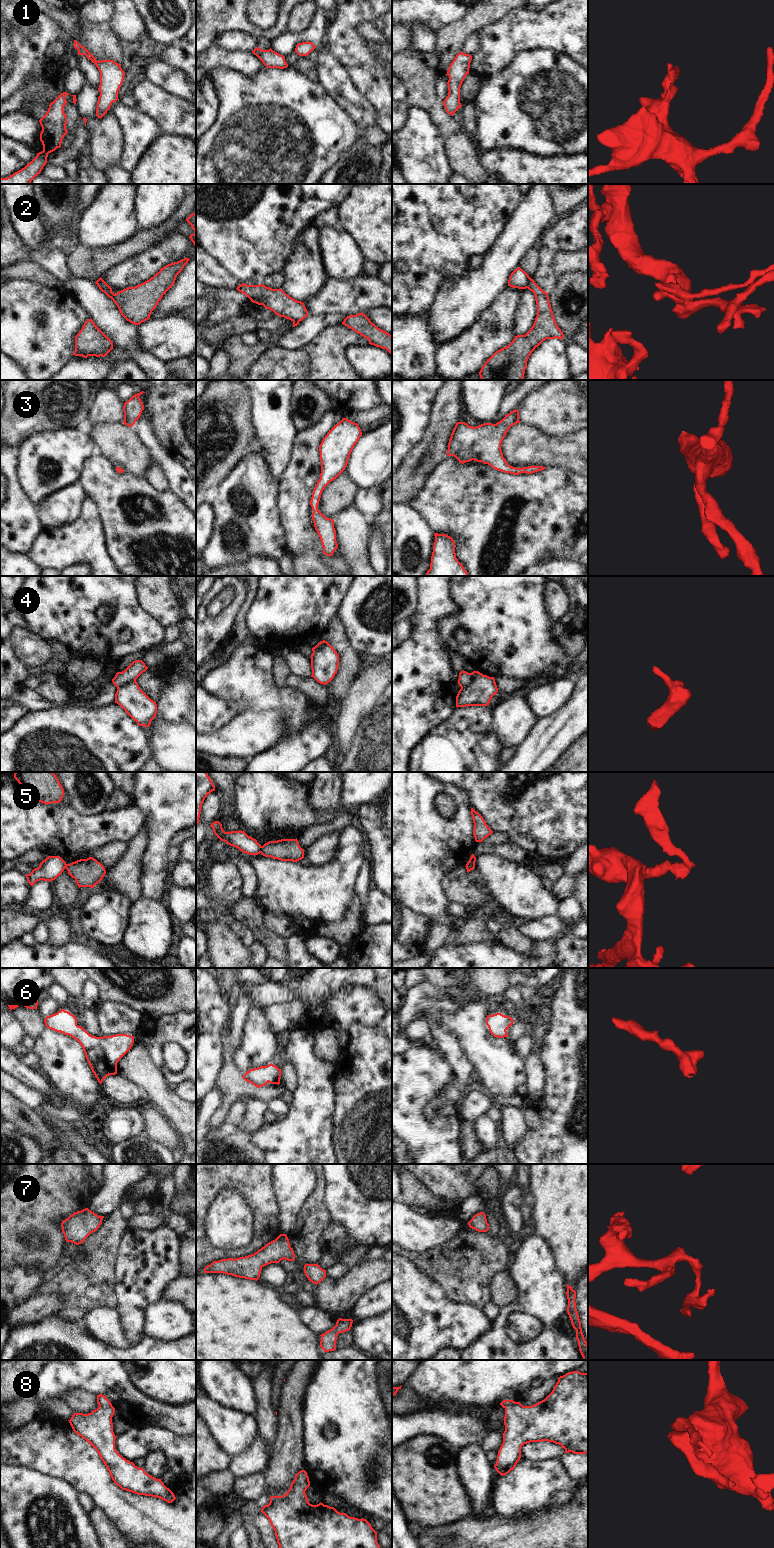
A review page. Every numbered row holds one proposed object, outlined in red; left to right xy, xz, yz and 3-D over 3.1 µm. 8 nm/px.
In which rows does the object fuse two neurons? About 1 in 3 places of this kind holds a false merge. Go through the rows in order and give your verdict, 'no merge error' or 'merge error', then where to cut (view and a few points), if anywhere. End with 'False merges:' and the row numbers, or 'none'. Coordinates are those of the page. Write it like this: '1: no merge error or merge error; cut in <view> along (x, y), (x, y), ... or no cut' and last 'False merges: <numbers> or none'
1: no merge error; no cut
2: merge error; cut in yz along (530, 278), (526, 287)
3: no merge error; no cut
4: merge error; cut in yz along (472, 673), (472, 681), (461, 688)
5: merge error; cut in xz along (262, 846), (260, 852)
6: no merge error; no cut
7: no merge error; no cut
8: no merge error; no cut
False merges: 2, 4, 5

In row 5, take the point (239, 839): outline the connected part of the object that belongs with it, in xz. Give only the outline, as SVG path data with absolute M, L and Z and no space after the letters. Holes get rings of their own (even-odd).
M219 821L213 822L210 827L213 828L214 834L230 846L238 848L243 853L249 855L258 855L261 853L262 846L256 839L248 836L244 831L225 832Z

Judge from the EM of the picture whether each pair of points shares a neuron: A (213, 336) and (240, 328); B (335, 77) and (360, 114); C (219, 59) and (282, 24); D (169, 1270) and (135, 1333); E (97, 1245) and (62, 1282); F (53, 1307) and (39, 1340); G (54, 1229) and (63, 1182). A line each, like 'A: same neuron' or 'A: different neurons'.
A: same neuron
B: same neuron
C: different neurons
D: same neuron
E: same neuron
F: different neurons
G: same neuron

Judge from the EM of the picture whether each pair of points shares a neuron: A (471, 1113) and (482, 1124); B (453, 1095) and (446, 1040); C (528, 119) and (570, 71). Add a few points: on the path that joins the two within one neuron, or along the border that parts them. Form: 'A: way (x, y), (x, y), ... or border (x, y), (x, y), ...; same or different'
A: border (485, 1113), (474, 1122); different
B: way (459, 1081), (459, 1062), (456, 1054); same
C: way (539, 107), (549, 99), (549, 92), (558, 83); same

